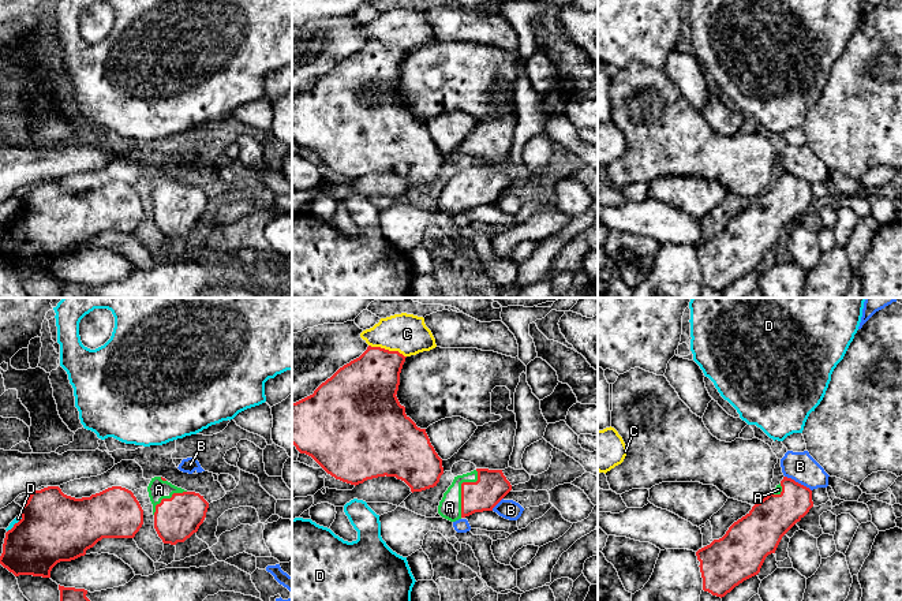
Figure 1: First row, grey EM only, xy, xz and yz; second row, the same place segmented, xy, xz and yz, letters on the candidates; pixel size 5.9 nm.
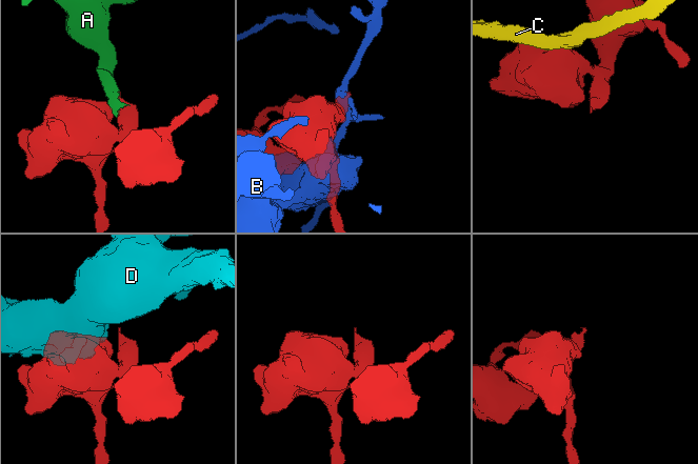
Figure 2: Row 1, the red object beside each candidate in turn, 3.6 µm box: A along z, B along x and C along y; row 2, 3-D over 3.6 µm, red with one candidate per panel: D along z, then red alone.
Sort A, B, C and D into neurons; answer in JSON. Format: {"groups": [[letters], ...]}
{"groups": [["A"], ["B"], ["C"], ["D"]]}

